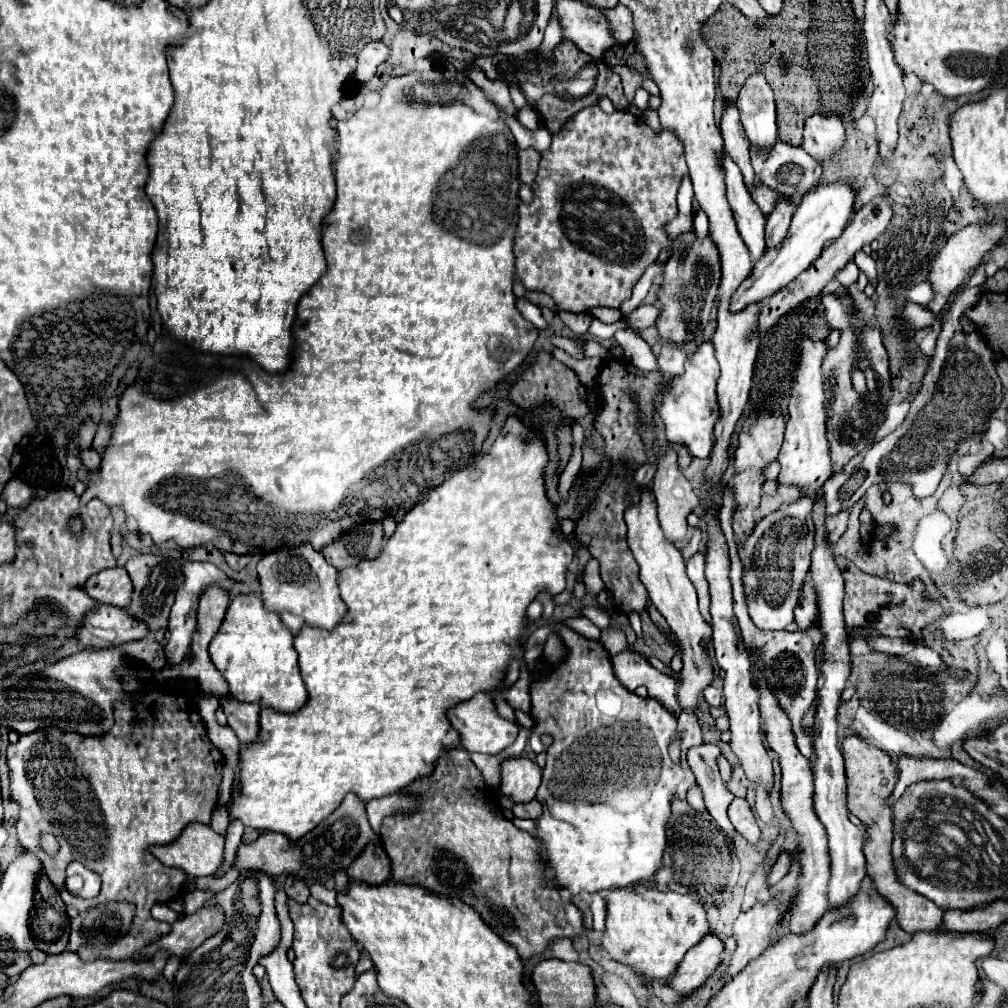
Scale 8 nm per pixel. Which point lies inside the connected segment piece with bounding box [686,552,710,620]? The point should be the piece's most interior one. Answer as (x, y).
(695, 566)

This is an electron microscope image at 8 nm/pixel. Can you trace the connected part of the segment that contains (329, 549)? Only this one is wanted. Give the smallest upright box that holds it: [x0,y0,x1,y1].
[322,522,382,570]

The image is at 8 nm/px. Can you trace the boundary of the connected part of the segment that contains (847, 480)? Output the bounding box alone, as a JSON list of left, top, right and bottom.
[822,286,1002,516]

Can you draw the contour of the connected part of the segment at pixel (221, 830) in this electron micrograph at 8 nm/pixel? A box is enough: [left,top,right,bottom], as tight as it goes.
[211,805,229,835]

